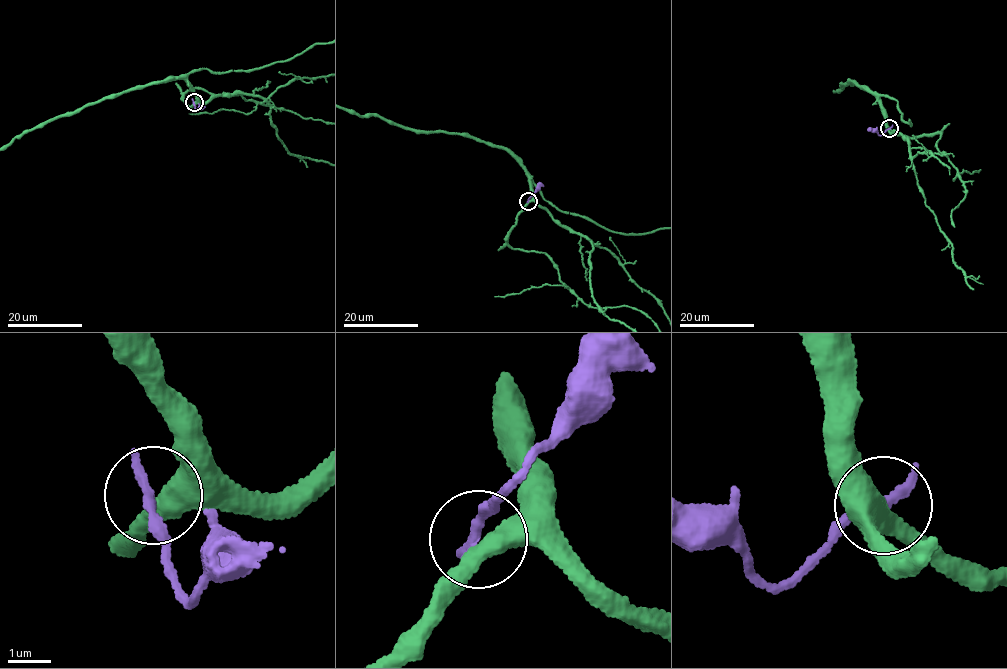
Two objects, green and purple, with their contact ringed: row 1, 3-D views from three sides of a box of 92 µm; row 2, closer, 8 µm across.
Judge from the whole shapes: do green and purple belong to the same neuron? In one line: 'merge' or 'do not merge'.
do not merge

